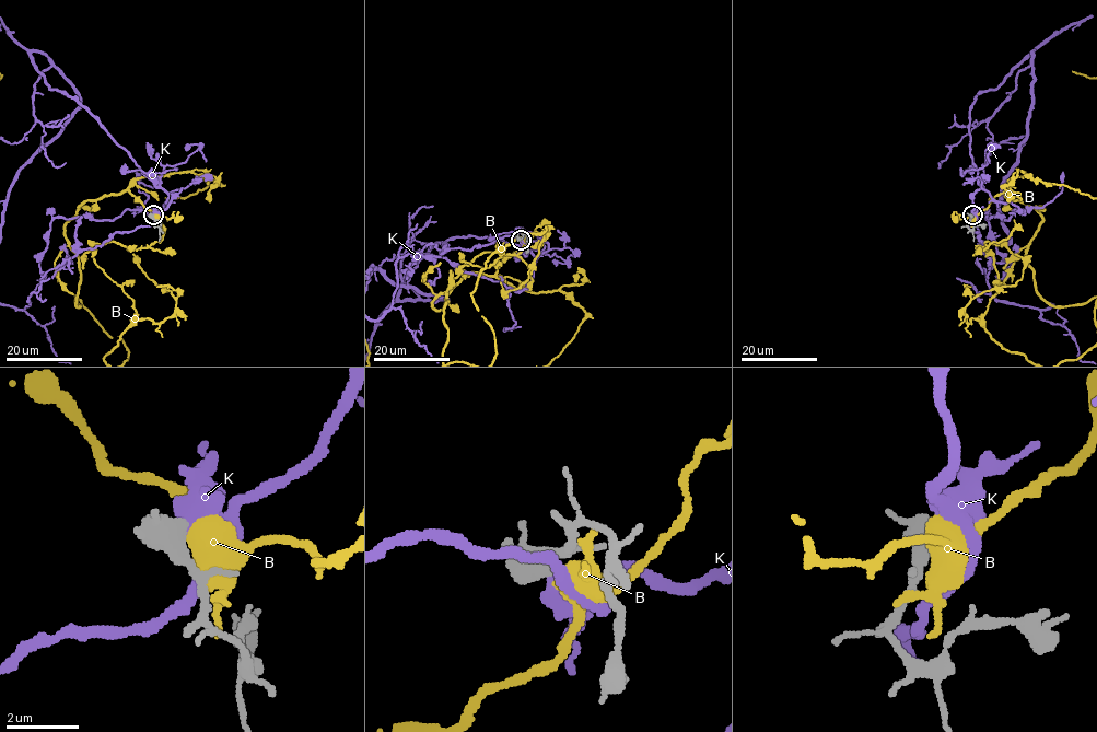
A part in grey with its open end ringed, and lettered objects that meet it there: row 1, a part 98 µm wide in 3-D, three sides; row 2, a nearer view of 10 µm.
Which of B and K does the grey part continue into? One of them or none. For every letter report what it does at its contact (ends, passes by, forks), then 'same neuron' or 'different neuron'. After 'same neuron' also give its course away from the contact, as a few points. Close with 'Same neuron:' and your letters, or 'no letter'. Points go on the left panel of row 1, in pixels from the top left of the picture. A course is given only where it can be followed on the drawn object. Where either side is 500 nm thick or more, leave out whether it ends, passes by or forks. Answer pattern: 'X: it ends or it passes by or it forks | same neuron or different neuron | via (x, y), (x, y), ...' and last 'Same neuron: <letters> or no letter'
B: it passes by | different neuron
K: different neuron
Same neuron: no letter

